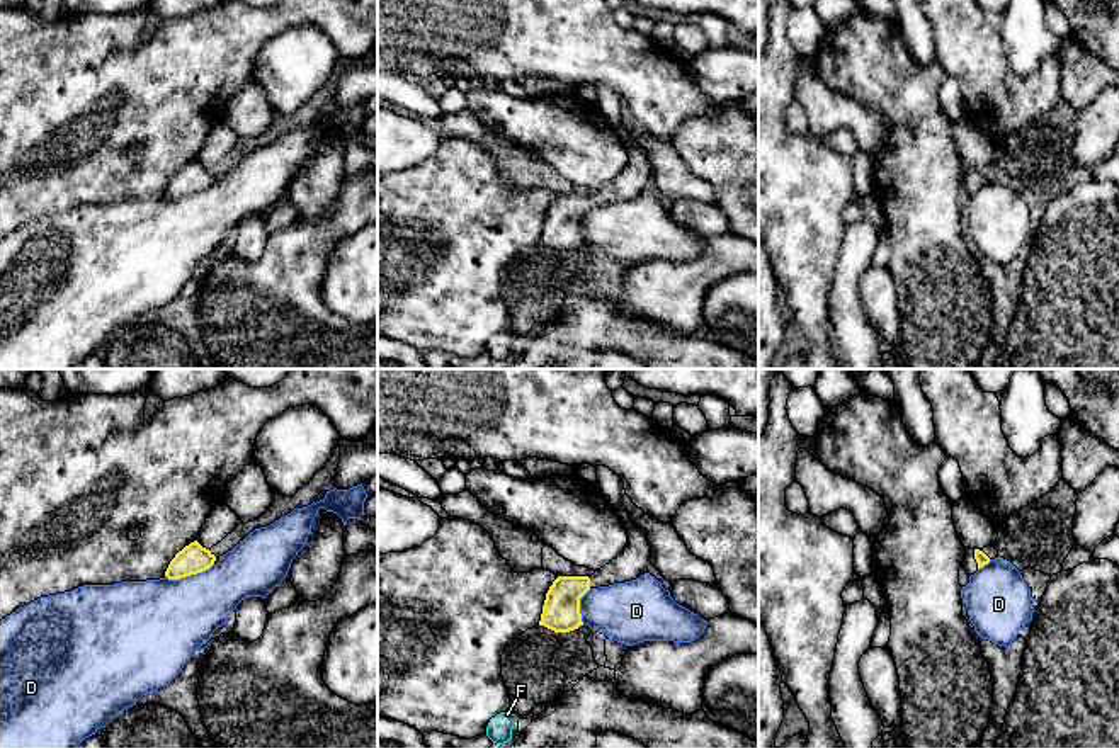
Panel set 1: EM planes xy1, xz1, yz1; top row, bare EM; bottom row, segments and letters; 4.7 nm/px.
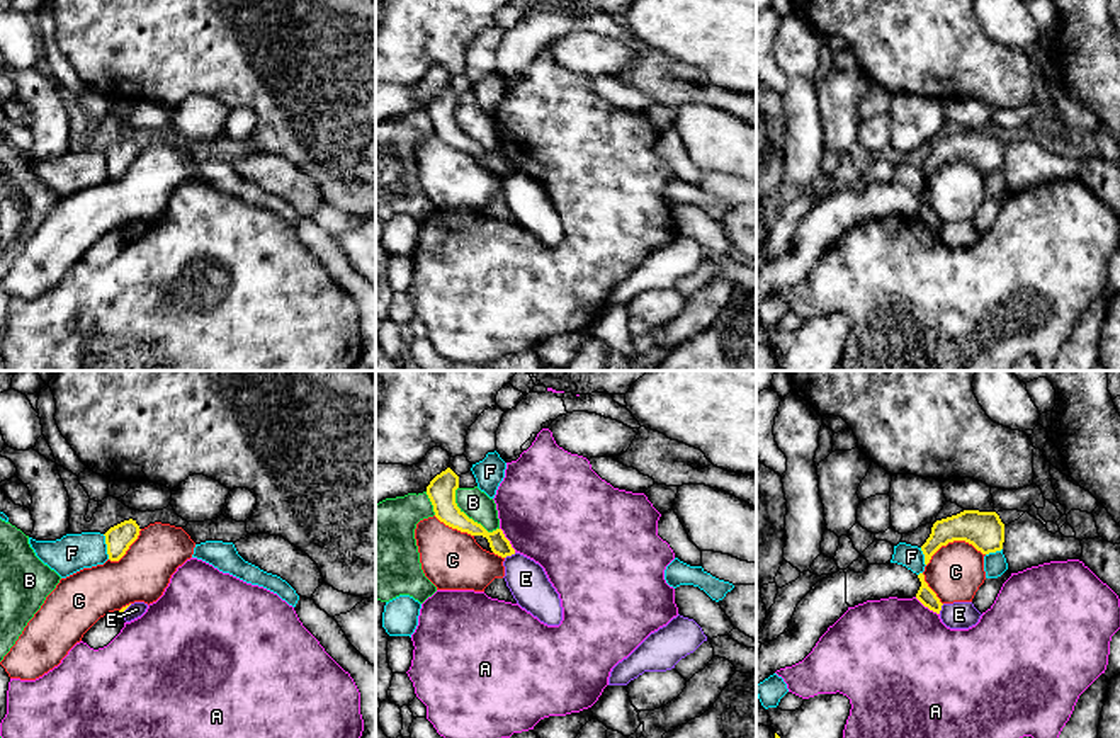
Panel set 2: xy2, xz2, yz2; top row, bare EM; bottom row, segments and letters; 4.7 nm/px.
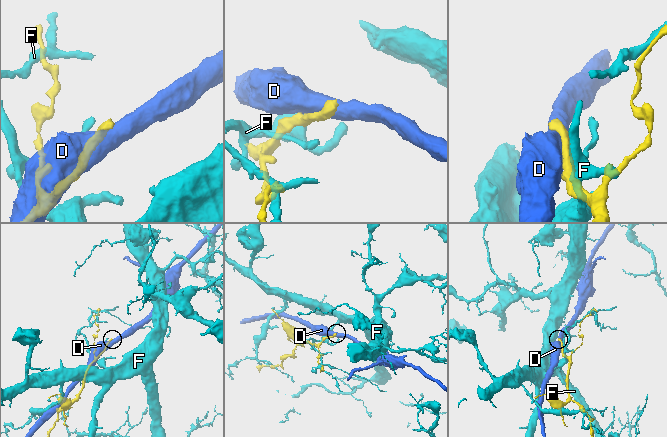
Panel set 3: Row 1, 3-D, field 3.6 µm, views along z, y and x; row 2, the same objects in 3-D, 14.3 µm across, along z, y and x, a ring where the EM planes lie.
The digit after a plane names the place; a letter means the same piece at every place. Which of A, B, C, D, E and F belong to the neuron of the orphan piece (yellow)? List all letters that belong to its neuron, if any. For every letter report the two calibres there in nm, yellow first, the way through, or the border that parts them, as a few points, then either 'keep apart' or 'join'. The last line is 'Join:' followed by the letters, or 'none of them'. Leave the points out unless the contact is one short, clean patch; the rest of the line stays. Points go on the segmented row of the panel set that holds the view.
A: calibres 90 and 500 nm; keep apart
B: calibres 130 and 140 nm; keep apart
C: calibres 180 and 260 nm; keep apart
D: calibres 140 and 400 nm; keep apart
E: calibres 90 and 190 nm; border xz2 (515, 553), (505, 558); keep apart
F: calibres 120 and 180 nm; keep apart
Join: none of them

